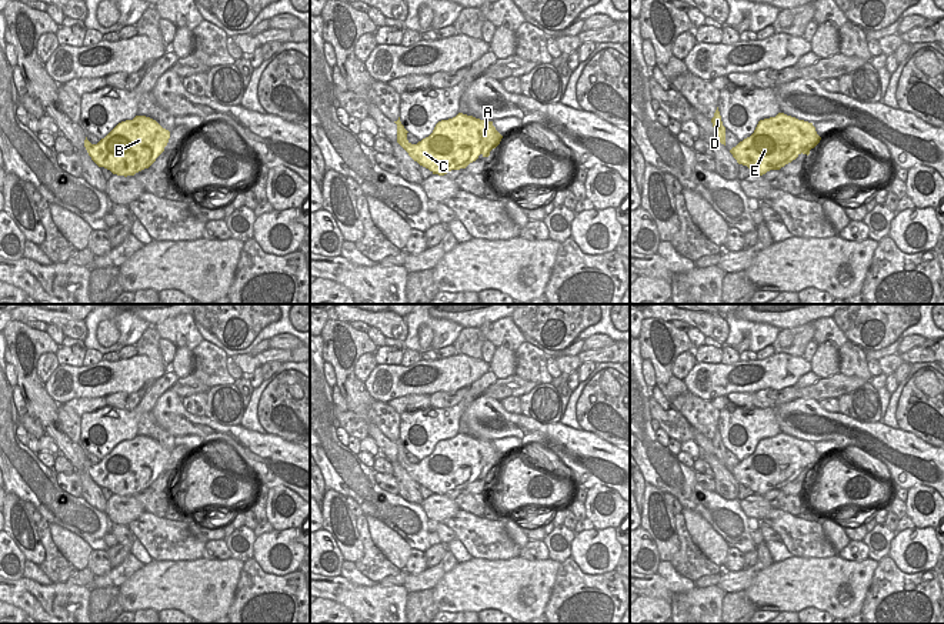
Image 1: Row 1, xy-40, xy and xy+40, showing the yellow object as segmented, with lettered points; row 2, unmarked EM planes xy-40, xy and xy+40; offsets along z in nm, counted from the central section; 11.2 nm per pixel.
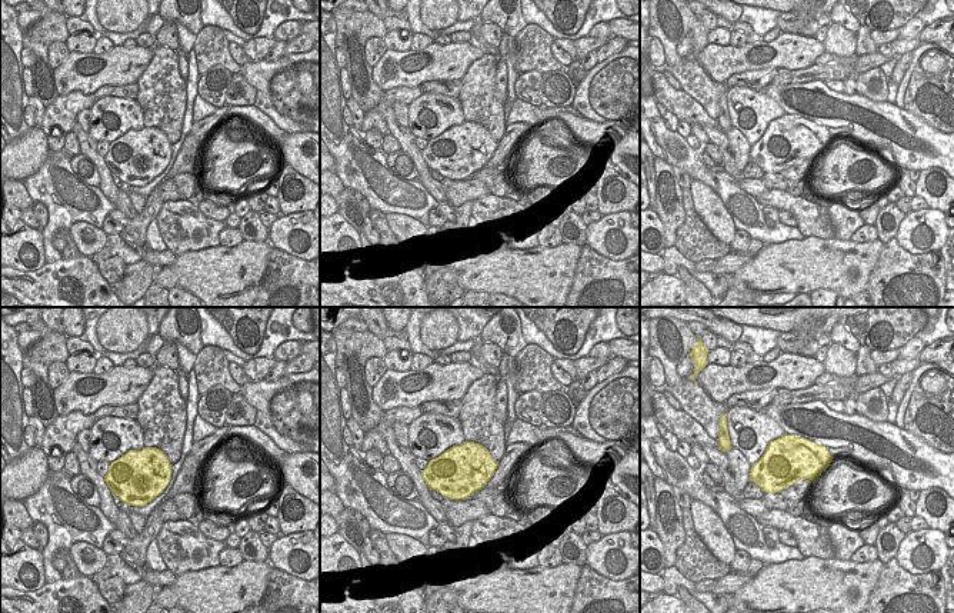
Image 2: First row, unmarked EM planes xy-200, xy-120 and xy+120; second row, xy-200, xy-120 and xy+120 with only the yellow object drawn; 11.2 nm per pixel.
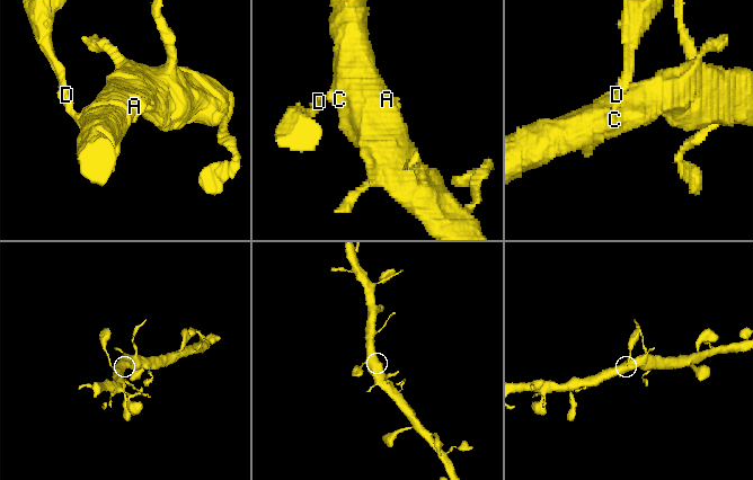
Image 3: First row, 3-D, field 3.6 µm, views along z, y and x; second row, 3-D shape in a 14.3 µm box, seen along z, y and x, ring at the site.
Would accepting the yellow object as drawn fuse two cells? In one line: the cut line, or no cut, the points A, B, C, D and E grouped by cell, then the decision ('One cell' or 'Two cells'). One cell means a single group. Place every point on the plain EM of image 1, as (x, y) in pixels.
No split. Groups: A B C D E. One cell.

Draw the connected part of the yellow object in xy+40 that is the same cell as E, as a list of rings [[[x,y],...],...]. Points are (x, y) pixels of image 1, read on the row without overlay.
[[[778,433],[760,440],[754,453],[730,470],[738,484],[747,485],[754,494],[780,490],[801,473],[820,463],[813,443]]]

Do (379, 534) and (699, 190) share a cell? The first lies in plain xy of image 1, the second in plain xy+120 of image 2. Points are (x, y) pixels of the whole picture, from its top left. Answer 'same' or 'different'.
same

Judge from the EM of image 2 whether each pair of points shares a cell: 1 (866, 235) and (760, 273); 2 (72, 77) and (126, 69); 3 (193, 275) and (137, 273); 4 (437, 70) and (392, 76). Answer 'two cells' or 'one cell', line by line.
1: two cells
2: one cell
3: two cells
4: one cell

